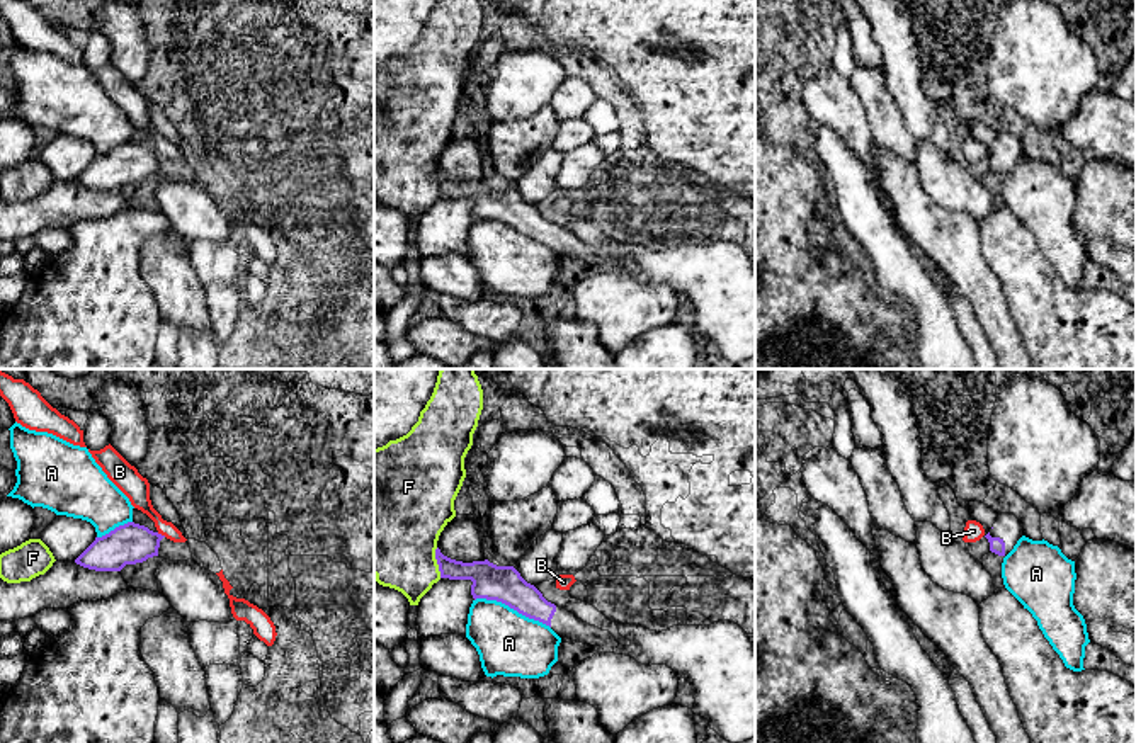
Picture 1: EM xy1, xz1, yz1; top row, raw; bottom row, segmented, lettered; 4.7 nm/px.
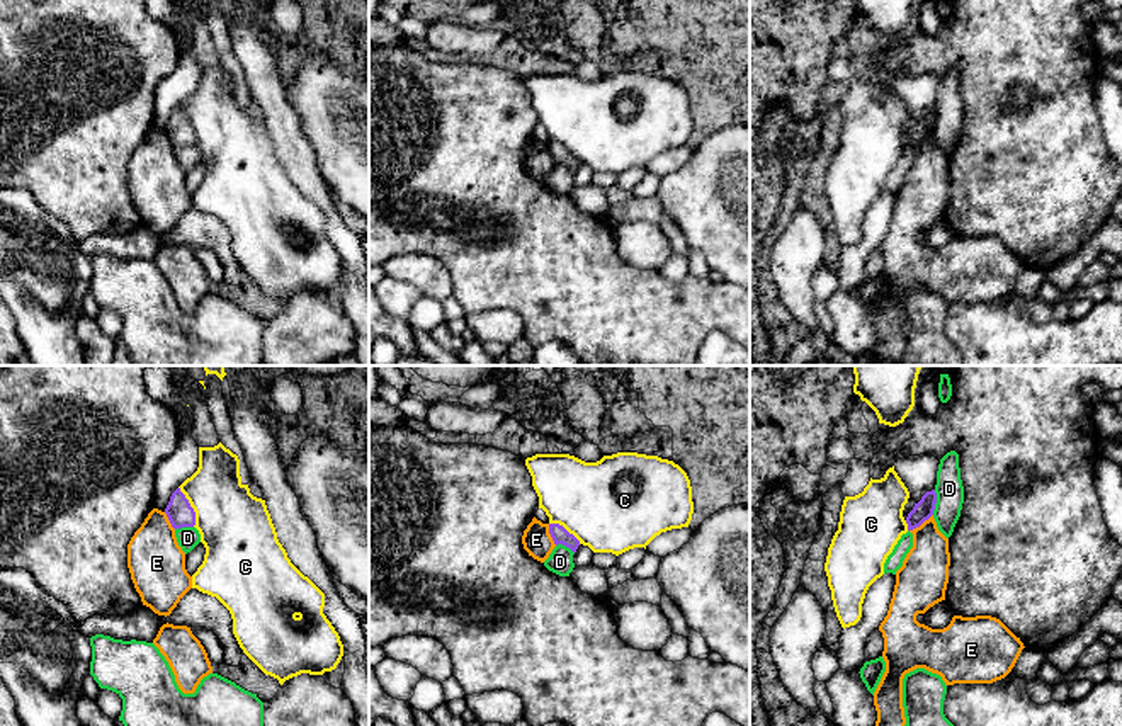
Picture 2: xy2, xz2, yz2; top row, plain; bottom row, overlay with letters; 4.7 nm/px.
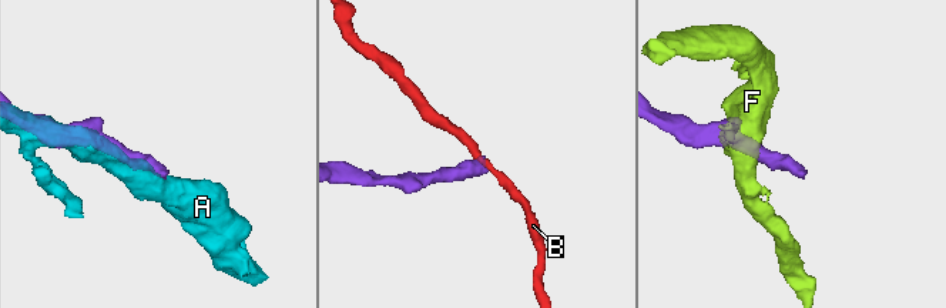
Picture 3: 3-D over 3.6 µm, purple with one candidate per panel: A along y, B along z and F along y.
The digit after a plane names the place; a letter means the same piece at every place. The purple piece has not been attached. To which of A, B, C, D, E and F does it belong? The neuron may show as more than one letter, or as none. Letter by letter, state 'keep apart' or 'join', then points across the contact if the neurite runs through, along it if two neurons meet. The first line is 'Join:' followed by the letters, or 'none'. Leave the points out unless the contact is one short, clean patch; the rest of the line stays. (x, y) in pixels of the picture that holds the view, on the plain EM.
Join: none
A: keep apart; border xz1 (475, 218), (500, 220), (550, 247)
B: keep apart; border xy1 (157, 152), (165, 155)
C: keep apart; border xy2 (179, 106), (194, 131), (194, 145)
D: keep apart
E: keep apart; border yz2 (932, 133), (910, 150)
F: keep apart

